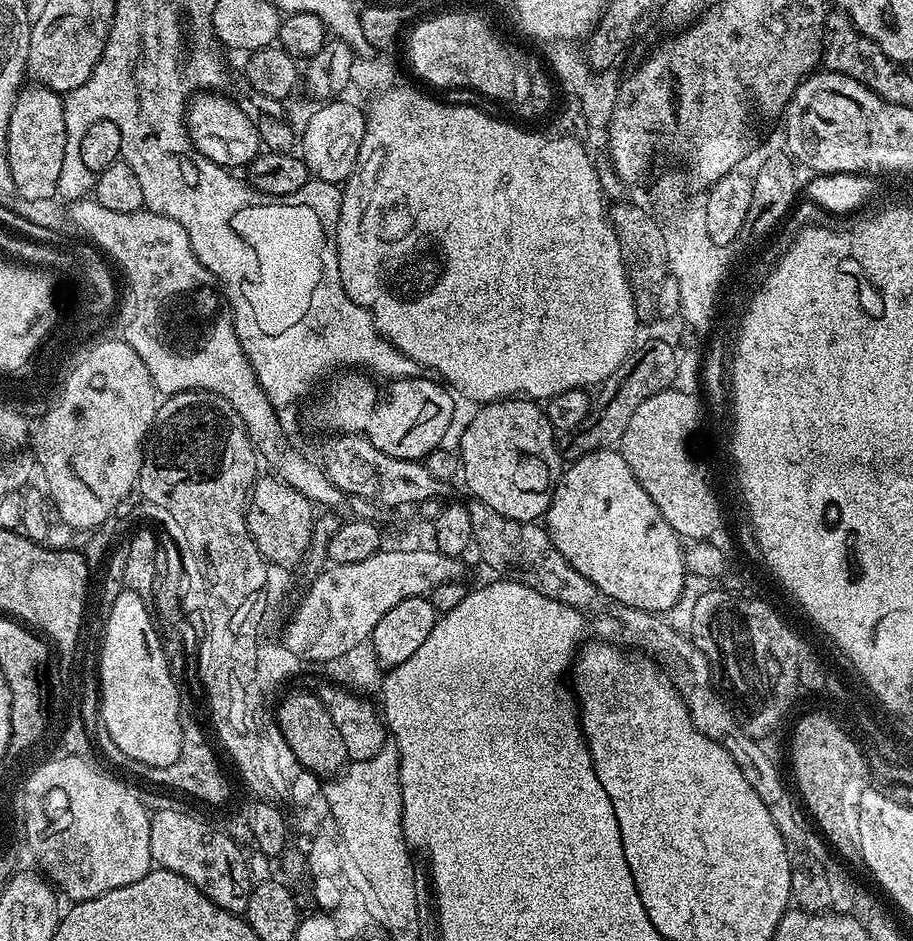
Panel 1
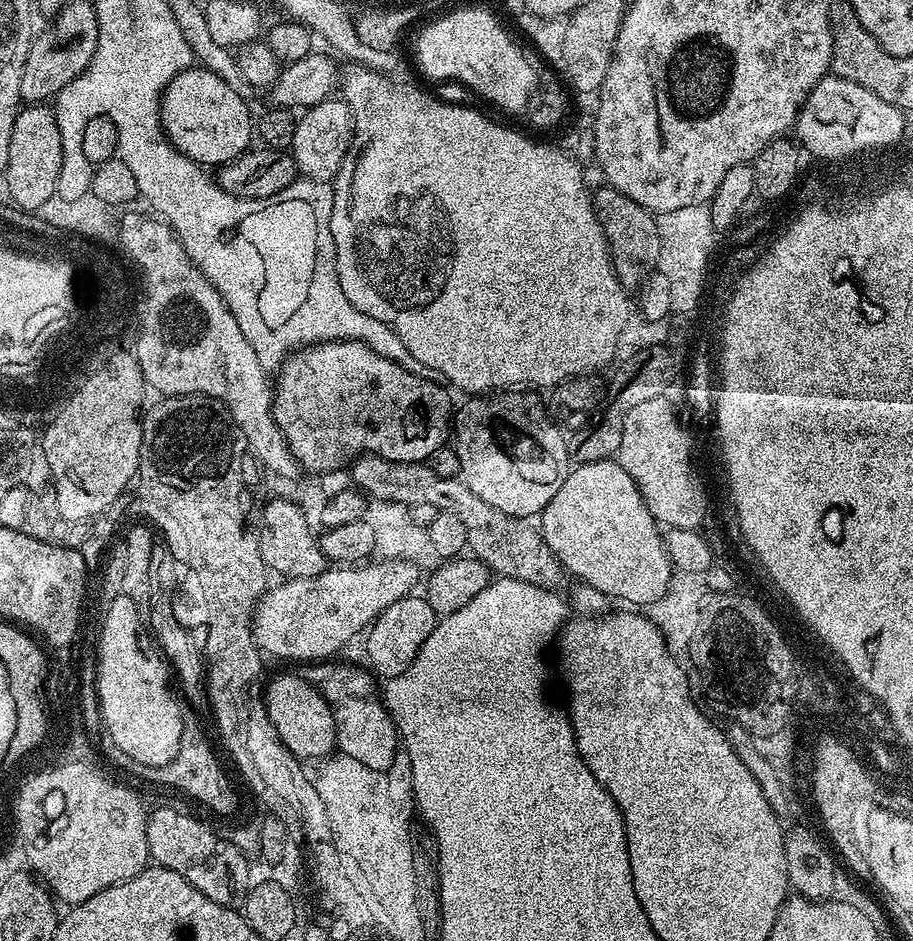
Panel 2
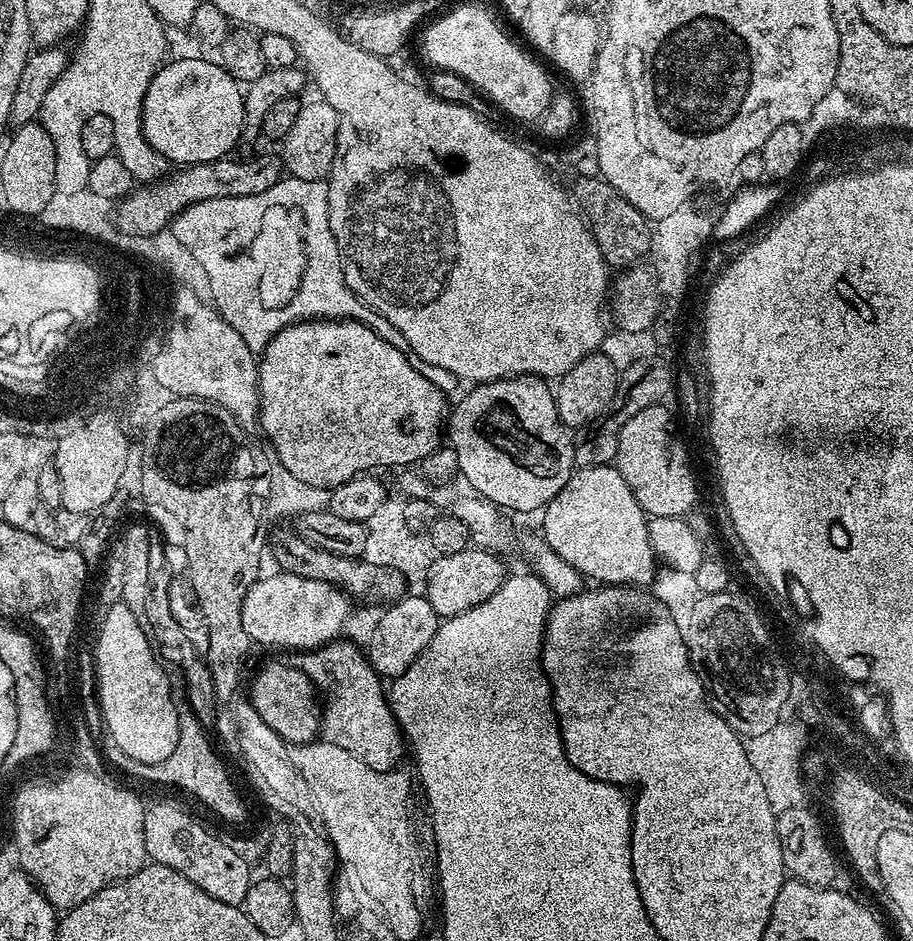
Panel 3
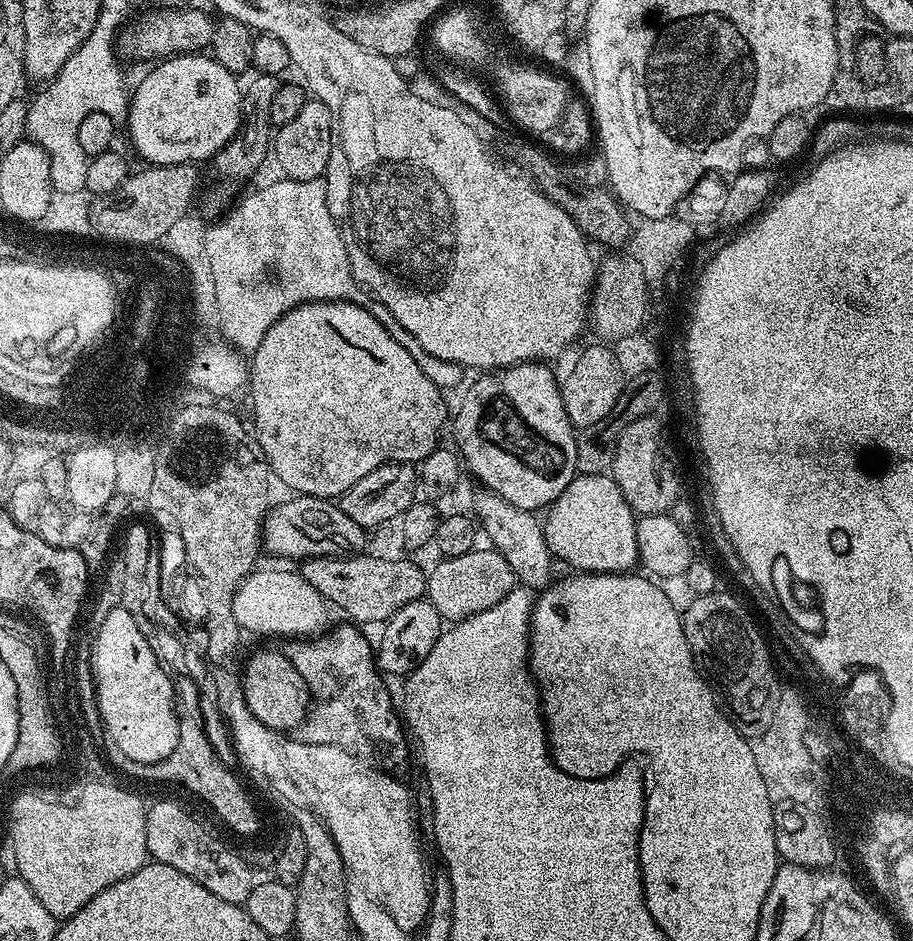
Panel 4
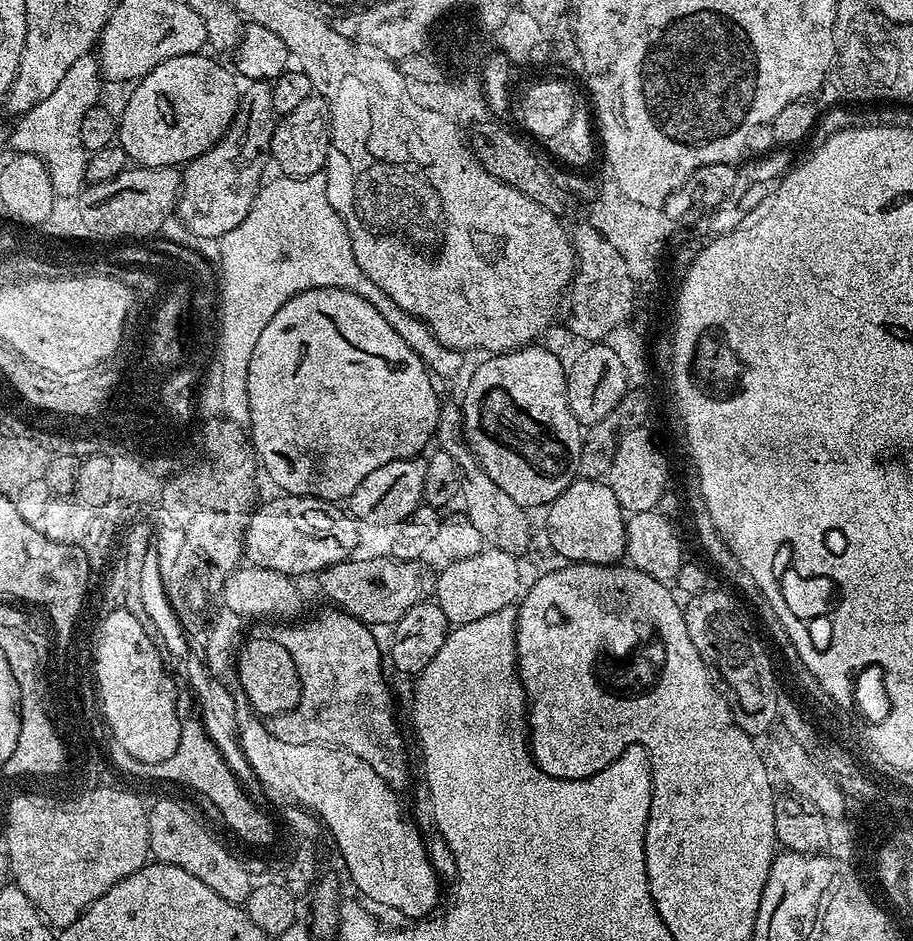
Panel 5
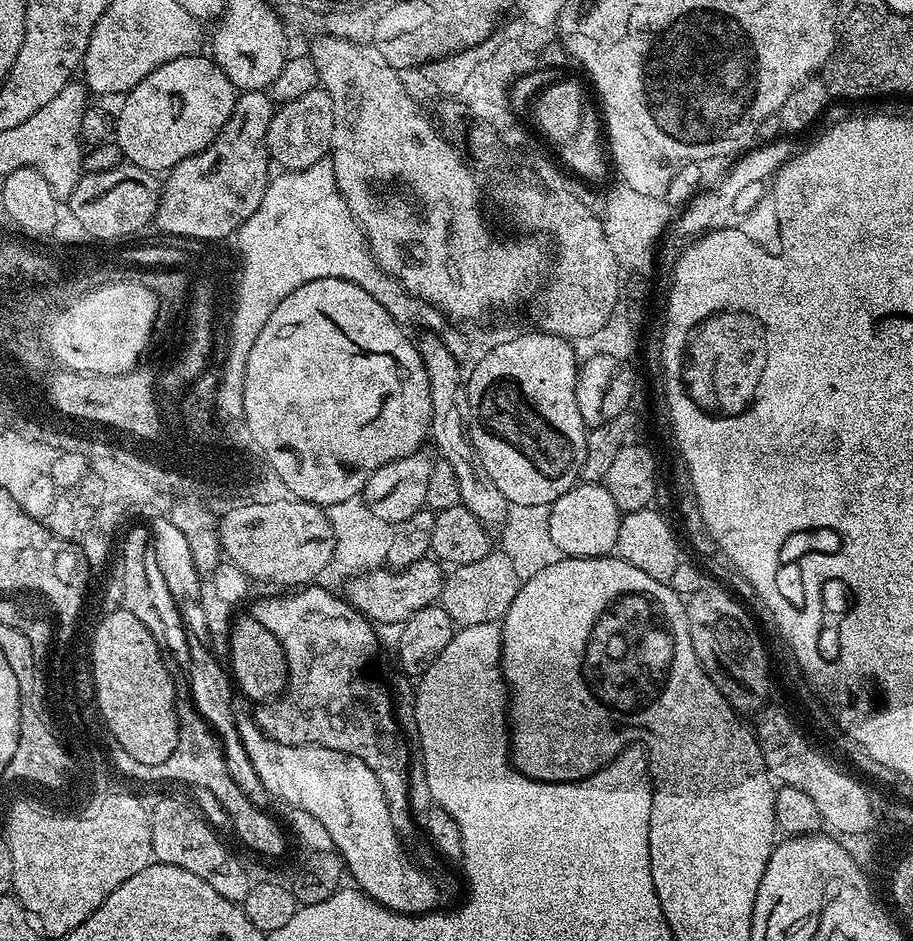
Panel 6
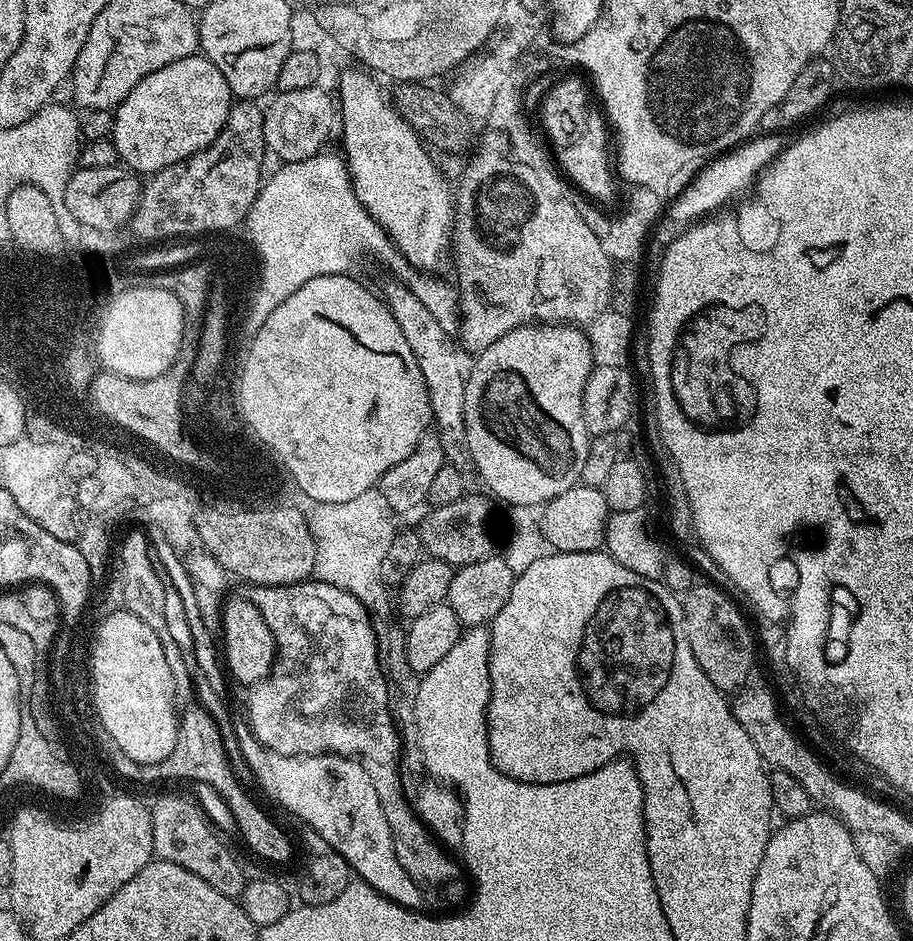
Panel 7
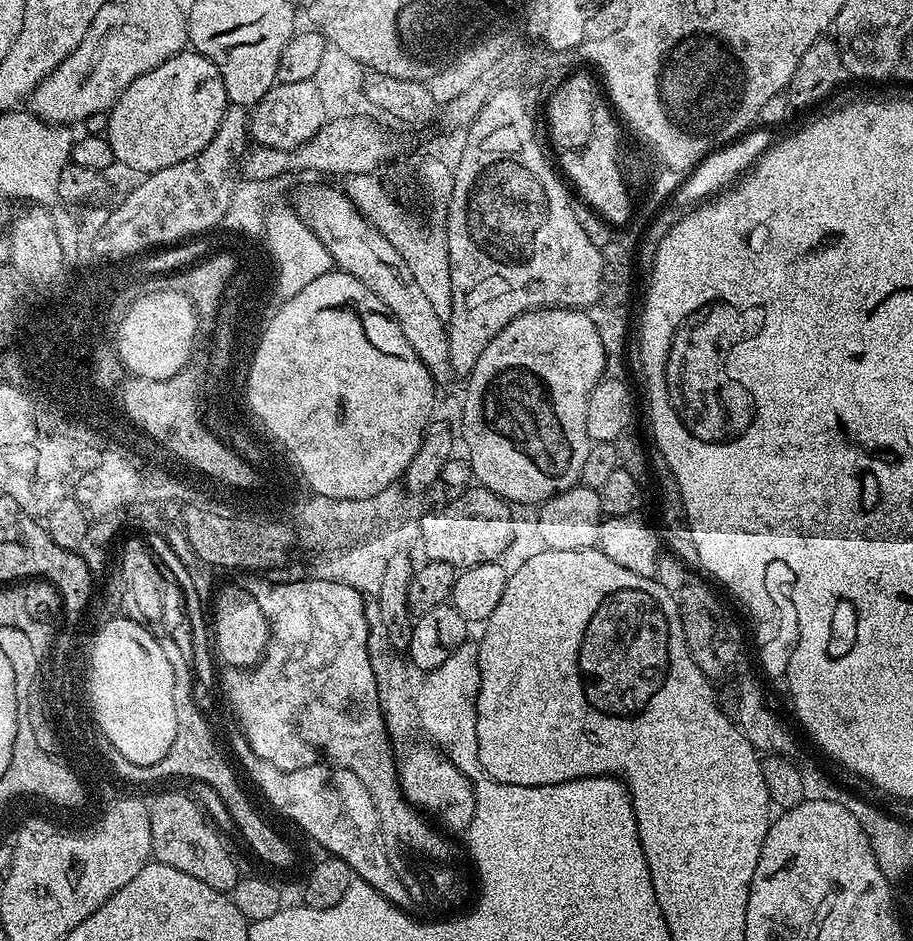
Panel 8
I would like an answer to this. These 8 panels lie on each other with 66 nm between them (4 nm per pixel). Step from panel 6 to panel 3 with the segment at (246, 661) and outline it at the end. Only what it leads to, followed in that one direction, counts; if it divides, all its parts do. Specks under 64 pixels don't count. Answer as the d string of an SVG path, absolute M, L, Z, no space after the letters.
M295 663L268 664L250 680L250 699L254 710L275 734L288 744L310 744L322 732L322 704L312 679Z

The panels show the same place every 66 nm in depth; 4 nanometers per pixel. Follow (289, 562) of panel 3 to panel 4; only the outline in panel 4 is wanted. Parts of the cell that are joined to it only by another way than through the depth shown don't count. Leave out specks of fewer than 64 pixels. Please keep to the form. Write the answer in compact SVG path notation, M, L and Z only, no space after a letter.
M357 554L347 558L338 556L310 556L301 559L298 571L318 594L322 594L329 605L341 608L349 621L357 625L383 625L402 606L421 599L426 592L426 572L418 565L411 564L411 559L387 561L369 554Z

